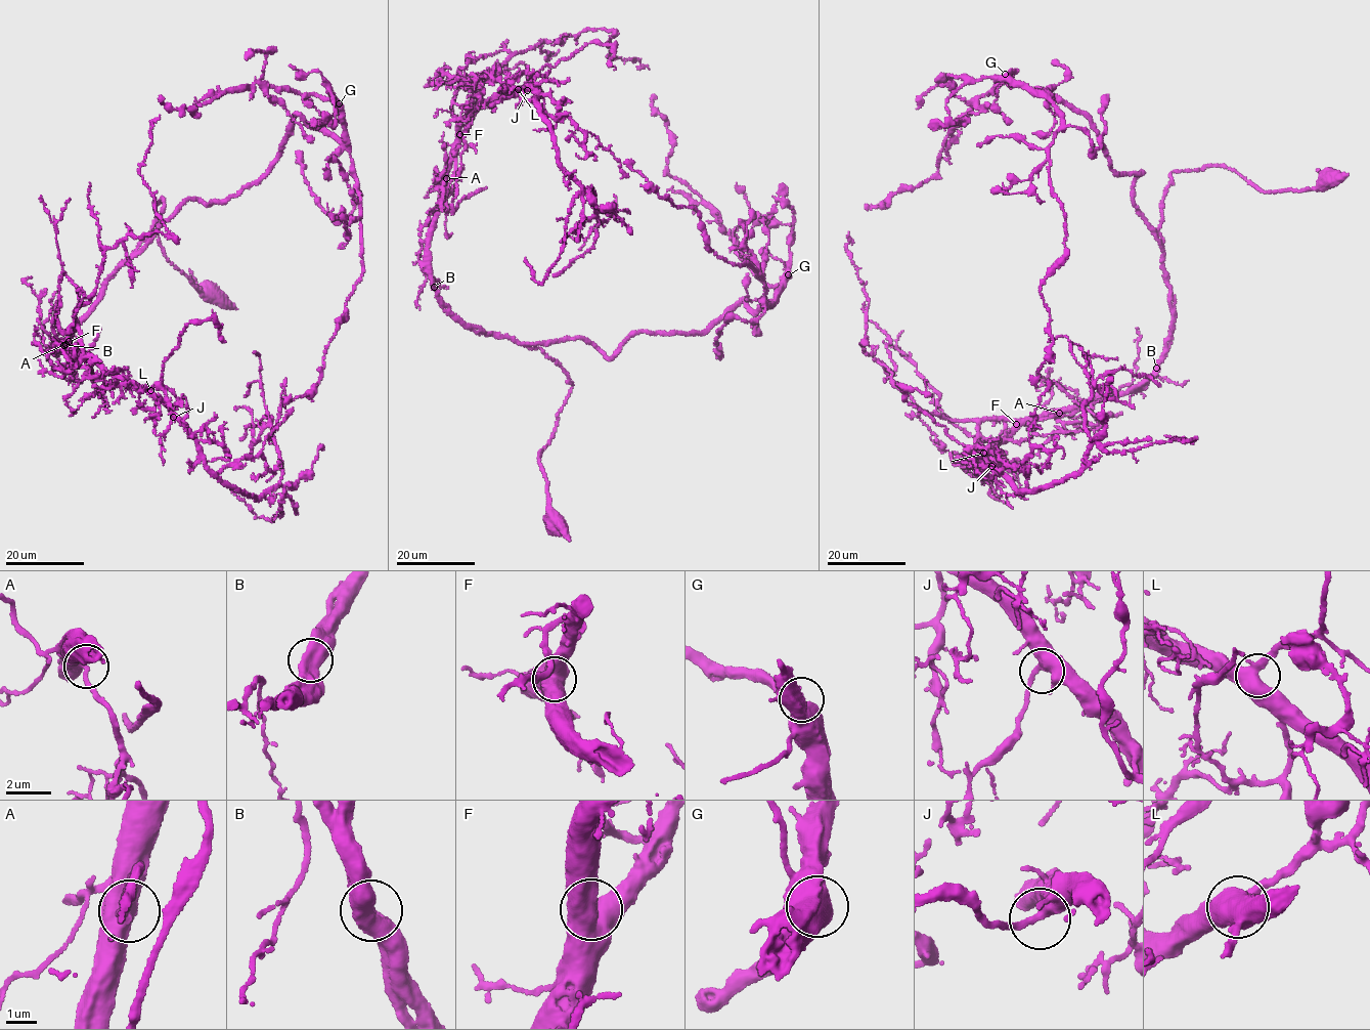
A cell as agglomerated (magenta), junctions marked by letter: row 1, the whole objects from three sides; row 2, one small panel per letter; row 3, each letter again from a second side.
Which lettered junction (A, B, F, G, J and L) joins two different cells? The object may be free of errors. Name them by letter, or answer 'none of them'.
none of them

